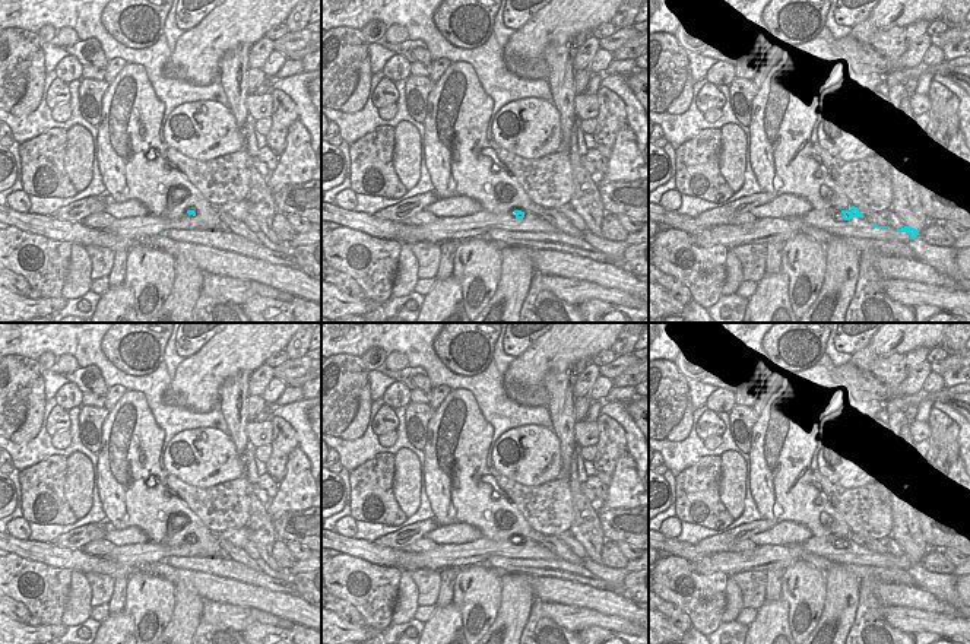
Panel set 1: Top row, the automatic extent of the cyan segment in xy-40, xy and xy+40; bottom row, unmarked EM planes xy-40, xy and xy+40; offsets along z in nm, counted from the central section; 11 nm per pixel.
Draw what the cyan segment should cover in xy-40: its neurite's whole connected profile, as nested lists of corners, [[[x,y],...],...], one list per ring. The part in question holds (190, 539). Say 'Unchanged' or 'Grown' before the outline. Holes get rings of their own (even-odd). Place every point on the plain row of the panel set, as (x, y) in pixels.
Grown. [[[186,536],[180,546],[155,545],[150,542],[137,545],[115,546],[108,555],[102,556],[108,561],[142,567],[145,564],[162,562],[168,556],[196,558],[200,549],[194,548],[194,537]]]

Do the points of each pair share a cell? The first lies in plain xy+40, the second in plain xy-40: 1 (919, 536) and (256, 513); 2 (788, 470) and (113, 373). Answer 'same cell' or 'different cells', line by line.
1: same cell
2: different cells

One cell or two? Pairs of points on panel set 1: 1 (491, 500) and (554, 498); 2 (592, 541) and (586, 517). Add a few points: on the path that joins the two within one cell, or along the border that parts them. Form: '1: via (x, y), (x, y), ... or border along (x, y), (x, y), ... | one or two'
1: border along (490, 472), (498, 488), (531, 527) | two
2: via (590, 535), (586, 523) | one

